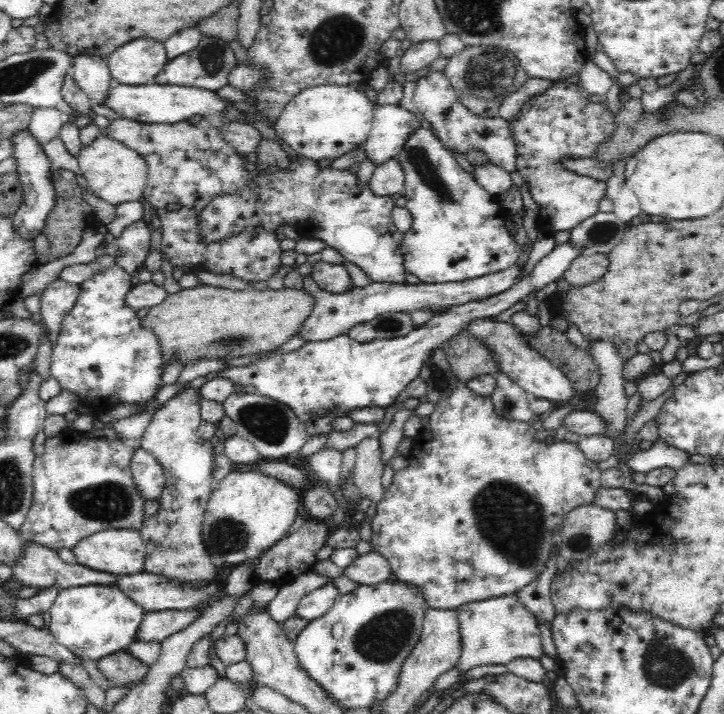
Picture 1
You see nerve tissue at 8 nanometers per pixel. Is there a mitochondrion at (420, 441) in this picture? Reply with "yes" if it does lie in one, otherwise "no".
no

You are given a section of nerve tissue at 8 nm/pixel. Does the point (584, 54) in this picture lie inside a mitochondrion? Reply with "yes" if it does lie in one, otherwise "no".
no

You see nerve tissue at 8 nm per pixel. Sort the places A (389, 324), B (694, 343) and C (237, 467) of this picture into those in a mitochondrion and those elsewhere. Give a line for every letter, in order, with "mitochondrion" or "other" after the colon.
A: mitochondrion
B: other
C: other

